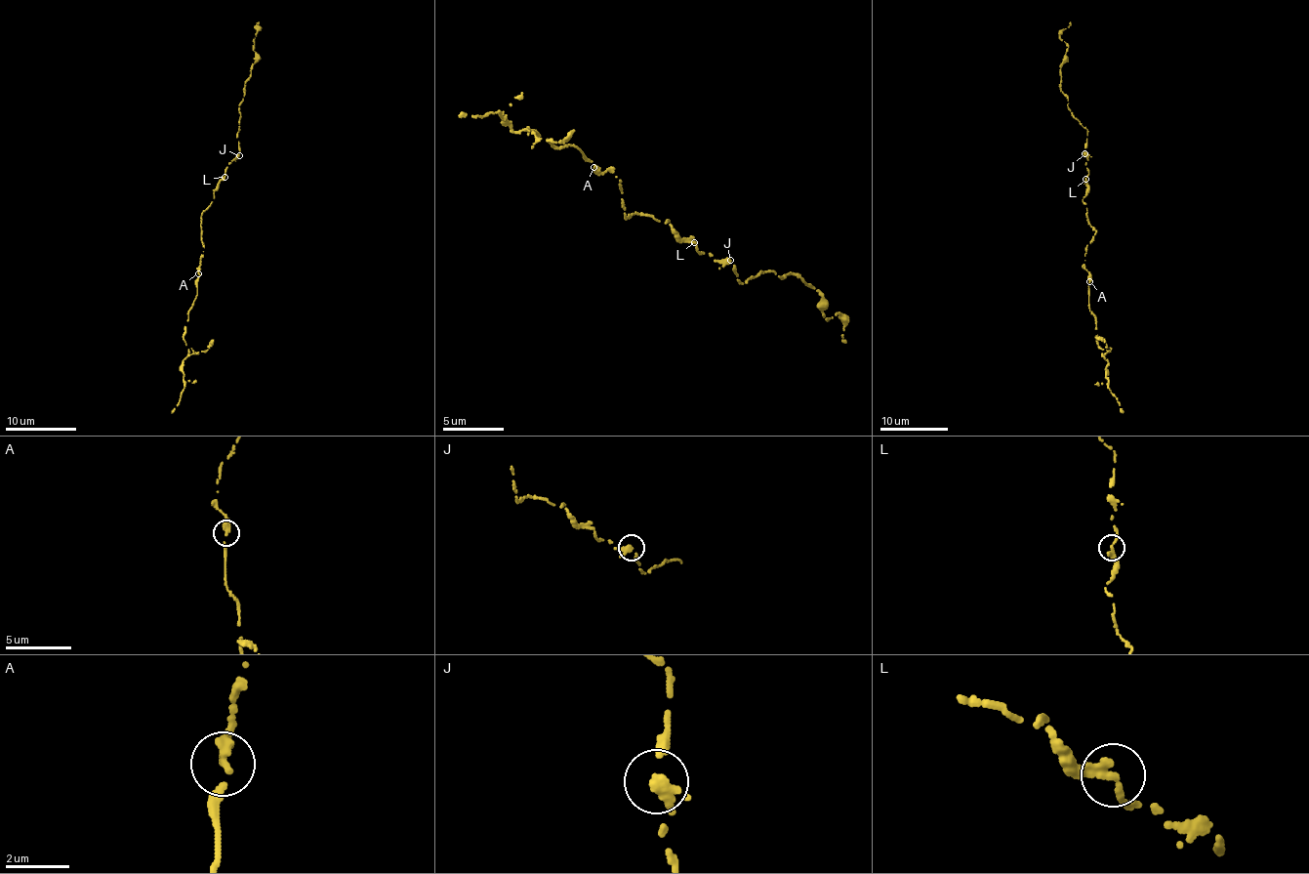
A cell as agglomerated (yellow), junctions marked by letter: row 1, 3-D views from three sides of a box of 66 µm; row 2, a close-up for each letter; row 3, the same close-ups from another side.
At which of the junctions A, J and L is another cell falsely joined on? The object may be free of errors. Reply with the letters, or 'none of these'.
none of these

